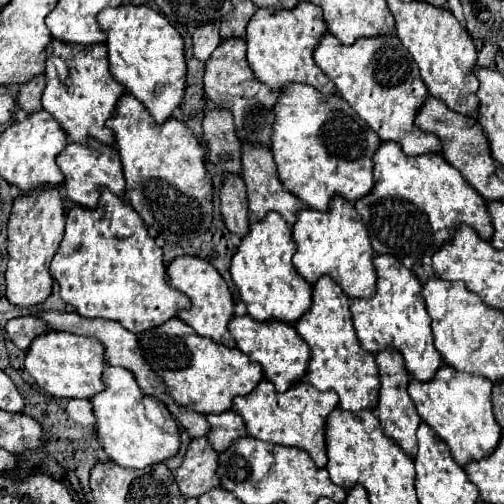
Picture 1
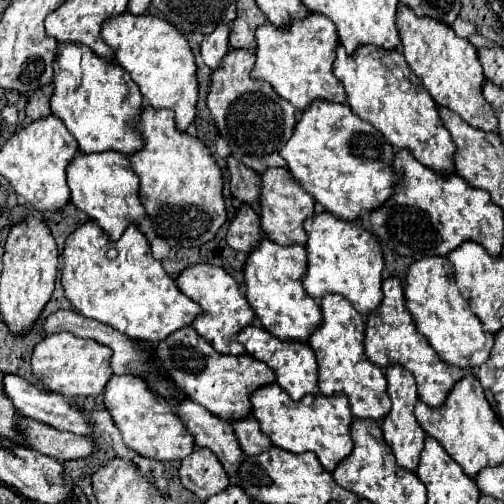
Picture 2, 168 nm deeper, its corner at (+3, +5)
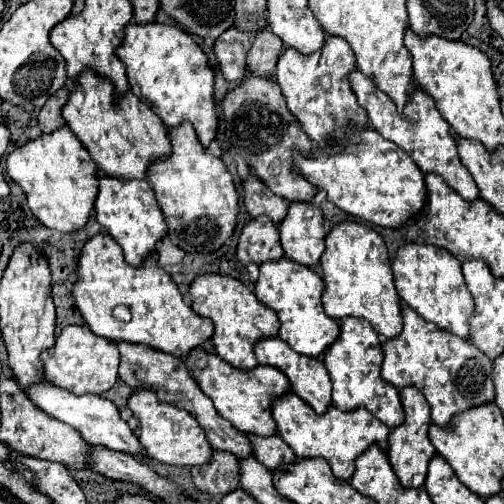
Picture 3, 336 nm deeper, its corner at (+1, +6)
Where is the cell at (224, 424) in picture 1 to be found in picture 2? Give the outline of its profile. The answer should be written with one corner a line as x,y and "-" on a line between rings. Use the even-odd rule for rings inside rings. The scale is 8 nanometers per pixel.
247,416
245,420
235,420
233,422
235,436
239,438
239,444
247,456
257,456
263,450
269,450
273,442
261,432
259,422
253,416

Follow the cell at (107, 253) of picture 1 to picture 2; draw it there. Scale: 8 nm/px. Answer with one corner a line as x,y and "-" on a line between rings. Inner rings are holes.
87,222
67,238
63,262
61,282
73,308
85,318
99,320
135,340
157,344
169,334
191,326
203,314
197,302
177,290
161,262
151,256
147,238
135,226
129,226
117,242
111,242
95,222
-
111,248
117,252
107,252

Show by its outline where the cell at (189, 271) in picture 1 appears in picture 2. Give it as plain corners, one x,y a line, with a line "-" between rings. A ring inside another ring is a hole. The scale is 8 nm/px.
197,264
191,268
185,268
181,272
181,276
177,278
177,286
179,290
191,298
193,302
197,302
203,308
203,316
199,316
195,320
195,330
219,352
219,354
233,354
233,356
241,356
247,354
245,348
235,340
235,336
239,334
239,330
247,328
253,324
255,320
255,312
253,308
247,304
245,294
241,292
239,284
219,266
213,264

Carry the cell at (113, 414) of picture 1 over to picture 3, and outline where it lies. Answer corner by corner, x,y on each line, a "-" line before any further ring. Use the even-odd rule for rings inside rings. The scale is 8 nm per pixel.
137,389
129,399
127,407
133,411
133,415
139,421
141,429
141,445
147,451
147,455
155,461
167,463
167,465
203,465
211,459
211,445
205,439
205,431
195,421
195,417
185,411
177,409
169,403
159,403
153,391

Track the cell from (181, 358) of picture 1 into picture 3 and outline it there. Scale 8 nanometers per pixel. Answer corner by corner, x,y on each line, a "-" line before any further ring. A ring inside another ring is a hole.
197,347
191,349
191,353
185,357
185,367
189,369
191,377
197,381
201,391
215,403
217,413
227,419
235,429
241,433
257,433
257,435
273,435
275,433
275,421
271,417
271,399
291,391
289,379
285,373
281,373
275,367
257,365
253,369
241,371
233,365
225,363
219,355
207,353
205,349

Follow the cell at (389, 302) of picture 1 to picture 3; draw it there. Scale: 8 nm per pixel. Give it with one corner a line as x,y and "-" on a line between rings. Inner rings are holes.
403,305
403,331
401,335
395,335
393,339
387,339
381,343
383,349
383,363
381,363
381,377
385,381
389,381
395,387
407,387
407,385
415,385
421,389
421,393
425,395
425,399
431,405
431,419
437,425
449,425
451,417
455,413
461,413
465,409
477,407
481,403
489,403
493,401
493,381
491,381
491,359
485,357
485,353
481,353
479,349
473,347
473,343
461,339
461,337
453,337
447,331
441,331
435,325
429,325
427,321
423,321
409,305

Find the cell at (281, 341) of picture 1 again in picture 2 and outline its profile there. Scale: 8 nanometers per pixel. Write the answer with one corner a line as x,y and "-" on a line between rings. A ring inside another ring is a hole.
247,326
241,334
239,334
239,342
247,348
249,356
253,356
255,360
265,362
277,376
277,384
287,390
287,394
293,400
301,400
307,394
317,394
319,386
317,386
317,360
313,350
307,344
301,342
283,342
279,338
275,338
273,334
269,334
265,328
259,326

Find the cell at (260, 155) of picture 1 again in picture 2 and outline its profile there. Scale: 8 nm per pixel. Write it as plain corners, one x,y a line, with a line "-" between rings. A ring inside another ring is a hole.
269,168
263,176
263,188
261,188
261,228
265,236
281,246
293,246
301,244
305,246
307,234
305,234
305,220
315,216
315,200
309,192
305,192
299,182
289,174
289,170
283,168

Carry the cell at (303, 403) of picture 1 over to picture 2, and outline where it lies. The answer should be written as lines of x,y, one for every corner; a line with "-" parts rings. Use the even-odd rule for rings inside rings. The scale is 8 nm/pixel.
269,384
251,394
251,404
253,416
259,420
263,434
267,434
275,446
293,454
315,452
327,472
333,472
337,464
353,450
353,414
347,396
305,396
303,400
295,402
279,384

